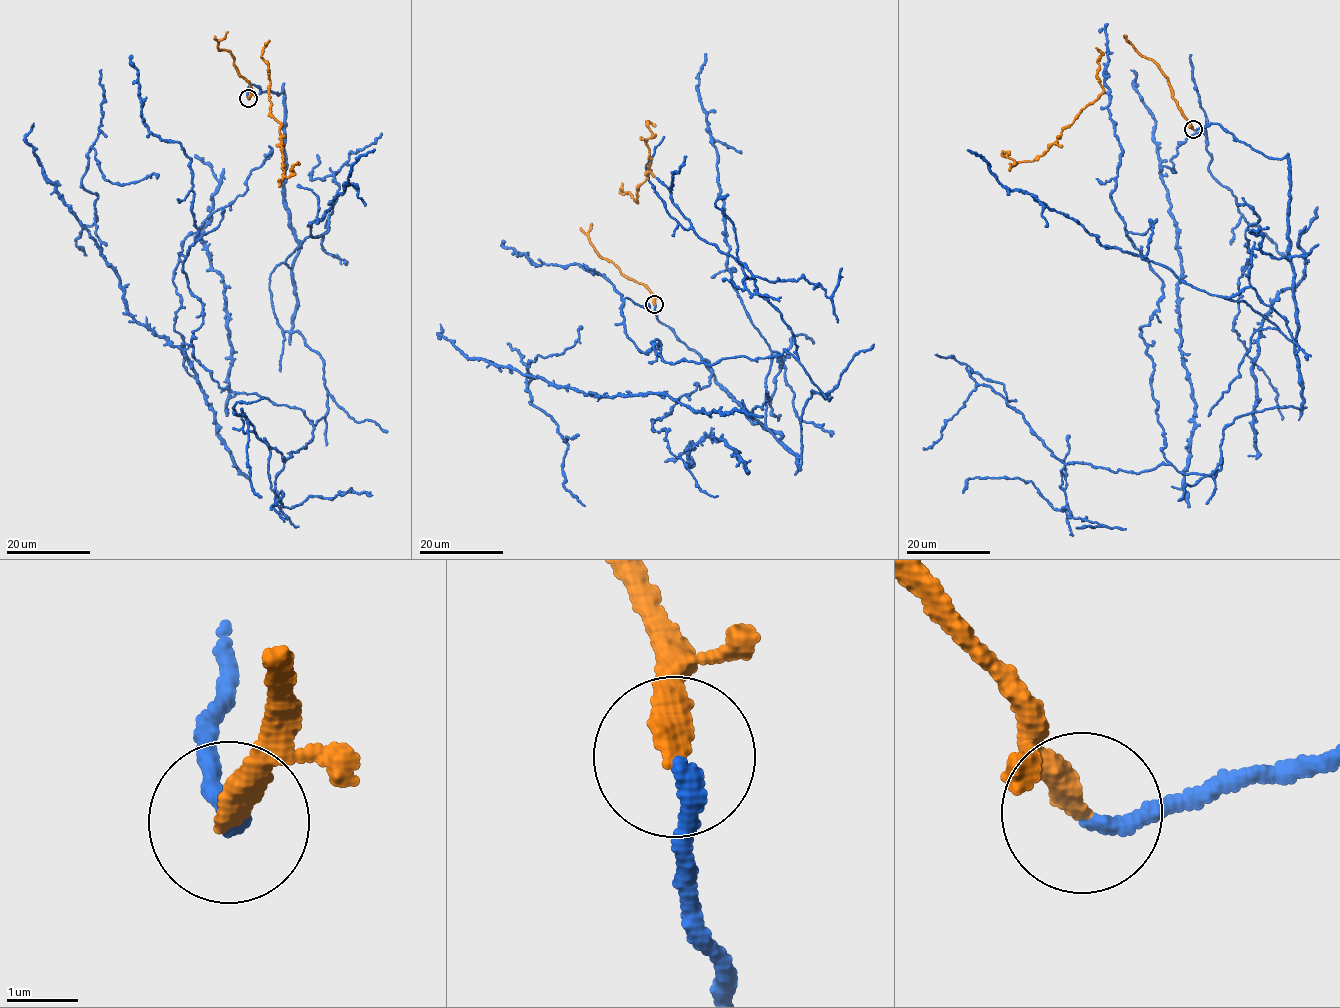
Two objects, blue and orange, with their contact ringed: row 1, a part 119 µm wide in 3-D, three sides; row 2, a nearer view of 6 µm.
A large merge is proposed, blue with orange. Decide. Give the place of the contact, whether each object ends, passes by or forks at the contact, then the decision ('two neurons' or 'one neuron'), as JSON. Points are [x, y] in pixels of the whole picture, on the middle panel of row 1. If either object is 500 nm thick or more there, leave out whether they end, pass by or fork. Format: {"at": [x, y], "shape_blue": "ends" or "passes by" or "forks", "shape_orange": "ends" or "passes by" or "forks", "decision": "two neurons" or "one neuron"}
{"at": [654, 304], "shape_blue": "ends", "shape_orange": "ends", "decision": "one neuron"}

